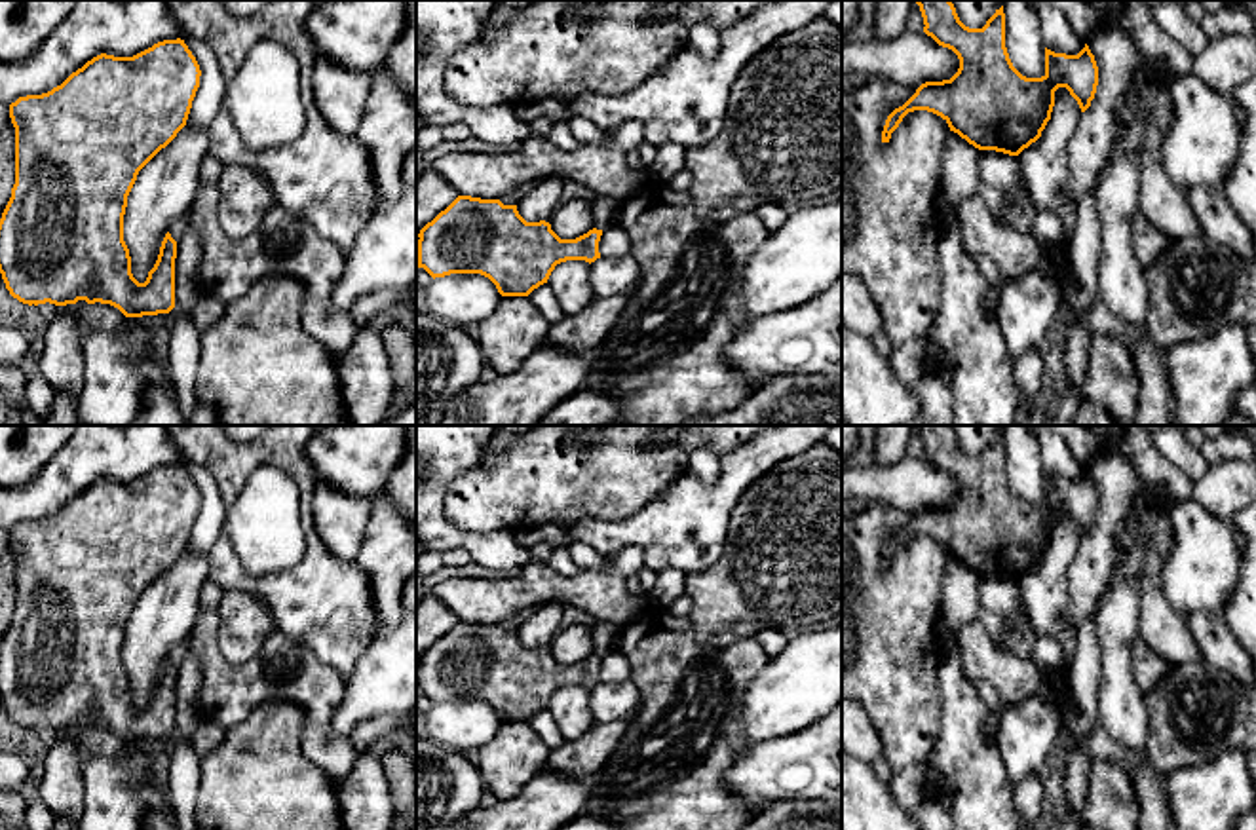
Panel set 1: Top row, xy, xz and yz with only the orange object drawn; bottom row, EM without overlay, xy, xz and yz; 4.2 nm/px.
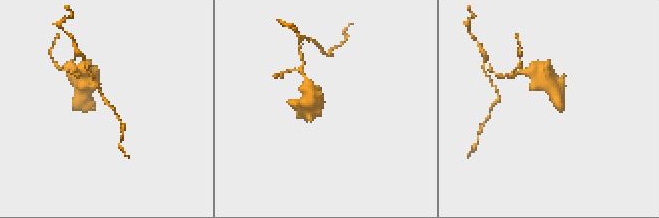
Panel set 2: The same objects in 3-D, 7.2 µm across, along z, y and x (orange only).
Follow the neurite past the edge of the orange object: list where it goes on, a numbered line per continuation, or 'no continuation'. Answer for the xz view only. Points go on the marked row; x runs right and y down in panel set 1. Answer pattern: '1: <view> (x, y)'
no continuation

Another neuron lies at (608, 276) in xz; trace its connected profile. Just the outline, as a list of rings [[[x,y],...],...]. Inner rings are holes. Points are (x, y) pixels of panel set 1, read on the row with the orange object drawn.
[[[600,256],[589,266],[589,283],[597,298],[610,298],[627,292],[642,277],[638,262],[629,256]]]

